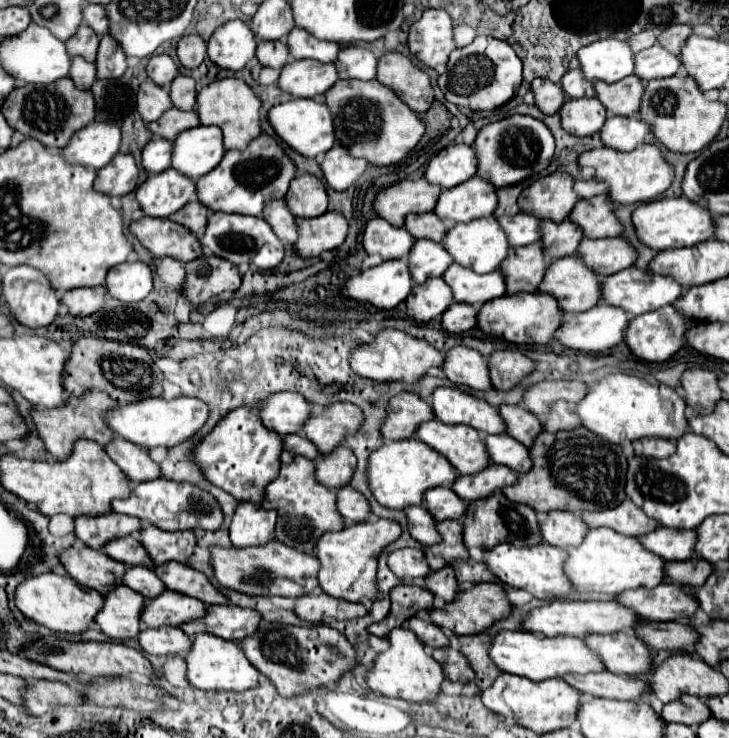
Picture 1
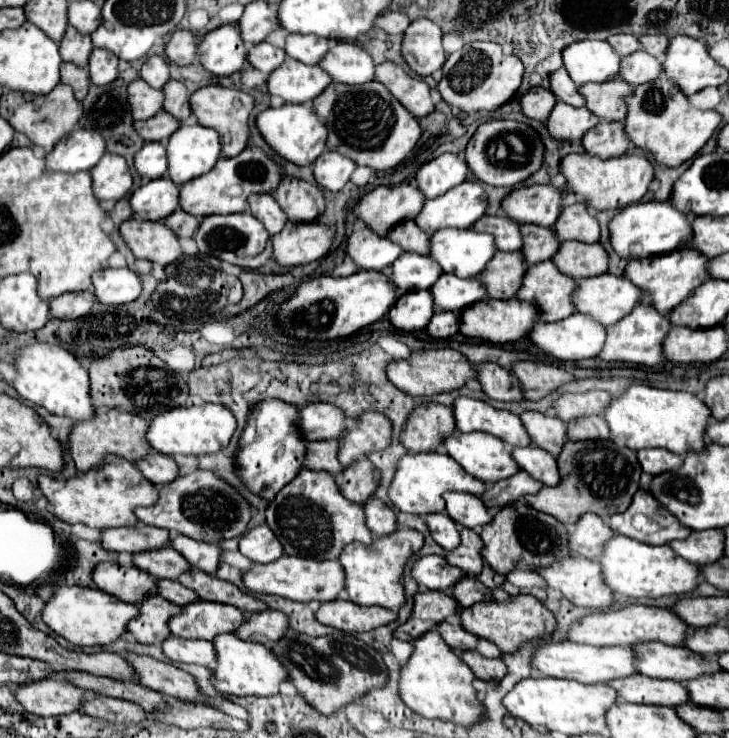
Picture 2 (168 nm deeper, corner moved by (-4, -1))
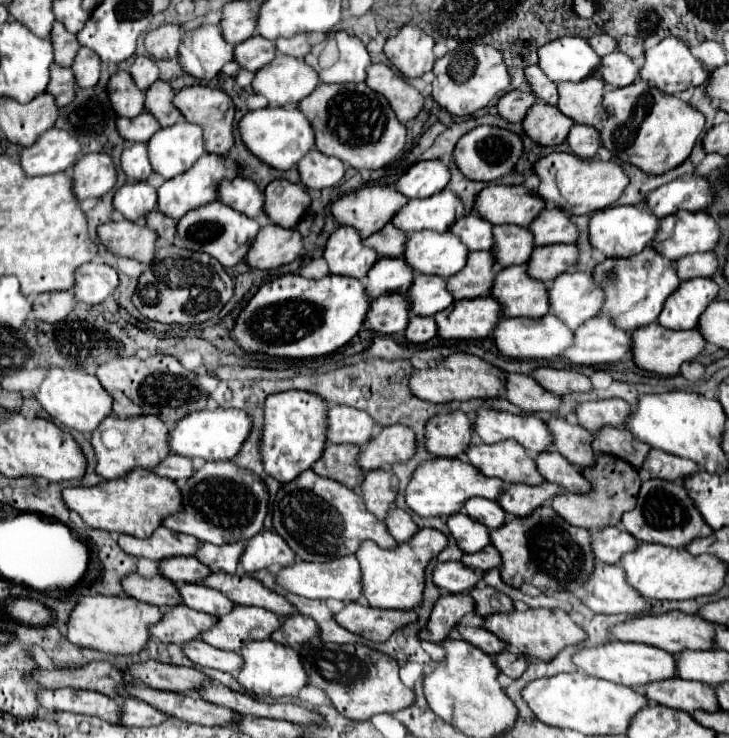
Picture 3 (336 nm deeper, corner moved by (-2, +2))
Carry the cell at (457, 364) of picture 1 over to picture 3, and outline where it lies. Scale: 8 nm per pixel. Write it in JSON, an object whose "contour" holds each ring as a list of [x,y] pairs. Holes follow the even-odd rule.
{"contour":[[[505,374],[505,394],[511,404],[519,406],[525,412],[537,410],[557,410],[561,396],[555,396],[543,390],[529,374]]]}

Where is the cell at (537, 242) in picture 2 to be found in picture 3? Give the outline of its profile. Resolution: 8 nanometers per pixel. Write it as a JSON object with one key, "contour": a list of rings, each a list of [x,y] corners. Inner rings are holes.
{"contour":[[[501,224],[493,228],[495,234],[495,262],[501,268],[515,266],[515,264],[525,264],[533,250],[533,234],[529,228],[523,226],[513,226],[513,224]]]}

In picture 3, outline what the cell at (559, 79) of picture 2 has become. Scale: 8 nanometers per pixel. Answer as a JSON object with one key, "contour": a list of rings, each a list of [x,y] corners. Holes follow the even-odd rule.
{"contour":[[[537,64],[527,66],[525,76],[529,80],[533,94],[539,98],[539,102],[545,102],[545,104],[557,104],[559,102],[557,82],[551,82],[551,78],[547,78],[547,74],[543,74],[543,70]]]}

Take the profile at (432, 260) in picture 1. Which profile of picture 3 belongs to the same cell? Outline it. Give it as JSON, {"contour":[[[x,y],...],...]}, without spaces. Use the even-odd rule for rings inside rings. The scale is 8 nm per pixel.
{"contour":[[[379,258],[367,274],[367,292],[373,300],[385,292],[407,292],[413,280],[415,270],[407,268],[403,258]]]}

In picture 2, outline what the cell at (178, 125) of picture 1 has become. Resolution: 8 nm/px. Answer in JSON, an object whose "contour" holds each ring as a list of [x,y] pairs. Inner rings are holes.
{"contour":[[[159,111],[155,117],[147,121],[133,123],[139,137],[143,137],[145,141],[157,141],[157,143],[165,143],[177,131],[177,125],[179,125],[177,119],[169,117],[165,111]]]}

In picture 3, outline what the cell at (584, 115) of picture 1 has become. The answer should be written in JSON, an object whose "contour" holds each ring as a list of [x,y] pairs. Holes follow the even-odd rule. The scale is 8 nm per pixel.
{"contour":[[[537,102],[523,120],[527,136],[543,146],[557,146],[565,142],[573,124],[575,122],[571,122],[571,118],[559,112],[557,106],[547,106],[543,102]]]}

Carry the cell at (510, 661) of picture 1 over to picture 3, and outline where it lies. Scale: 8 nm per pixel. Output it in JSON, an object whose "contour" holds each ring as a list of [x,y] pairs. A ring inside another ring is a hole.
{"contour":[[[607,642],[601,646],[593,646],[593,648],[581,648],[573,654],[571,660],[577,666],[577,670],[589,676],[611,680],[611,682],[631,686],[631,688],[641,688],[649,682],[667,680],[675,676],[675,656],[673,654],[659,650],[655,646],[643,646],[643,644],[631,644],[631,642]]]}

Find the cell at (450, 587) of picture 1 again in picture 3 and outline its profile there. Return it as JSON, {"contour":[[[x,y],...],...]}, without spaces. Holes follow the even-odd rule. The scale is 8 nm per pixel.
{"contour":[[[481,584],[471,588],[471,598],[475,600],[475,614],[479,616],[487,616],[487,614],[495,614],[495,612],[509,612],[513,610],[511,598],[497,592],[495,588]]]}

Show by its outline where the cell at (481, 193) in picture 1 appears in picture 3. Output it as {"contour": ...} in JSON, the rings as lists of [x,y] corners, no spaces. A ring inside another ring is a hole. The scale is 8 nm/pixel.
{"contour":[[[443,190],[433,194],[431,198],[409,200],[405,208],[401,208],[393,216],[393,224],[405,232],[419,232],[419,230],[437,230],[447,232],[455,220],[465,216],[465,206],[461,198],[451,192]]]}

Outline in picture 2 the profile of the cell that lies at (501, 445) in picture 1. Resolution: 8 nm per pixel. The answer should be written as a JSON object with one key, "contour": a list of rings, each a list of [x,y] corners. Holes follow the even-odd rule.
{"contour":[[[533,445],[515,447],[513,459],[519,463],[519,467],[523,471],[527,471],[533,479],[537,479],[545,485],[557,485],[561,481],[555,457],[543,449],[537,449]]]}

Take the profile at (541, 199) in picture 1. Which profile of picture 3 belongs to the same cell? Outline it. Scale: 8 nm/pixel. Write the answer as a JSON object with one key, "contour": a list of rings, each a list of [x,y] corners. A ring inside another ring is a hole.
{"contour":[[[491,184],[479,192],[475,208],[493,224],[517,224],[527,228],[545,208],[545,200],[525,186]]]}

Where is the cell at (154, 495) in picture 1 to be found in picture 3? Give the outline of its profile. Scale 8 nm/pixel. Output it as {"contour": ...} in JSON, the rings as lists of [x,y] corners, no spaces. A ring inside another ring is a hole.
{"contour":[[[207,462],[203,468],[195,470],[179,490],[183,496],[183,508],[163,520],[163,526],[173,532],[191,534],[199,542],[229,544],[239,538],[251,538],[263,528],[267,488],[257,474],[235,466],[233,462]]]}

